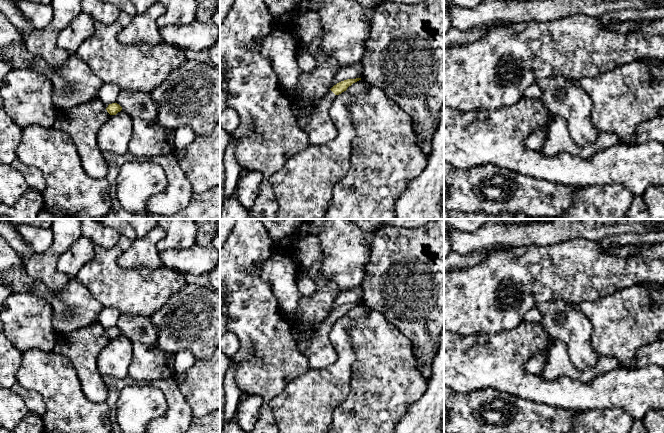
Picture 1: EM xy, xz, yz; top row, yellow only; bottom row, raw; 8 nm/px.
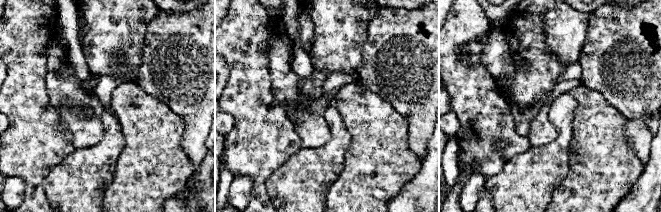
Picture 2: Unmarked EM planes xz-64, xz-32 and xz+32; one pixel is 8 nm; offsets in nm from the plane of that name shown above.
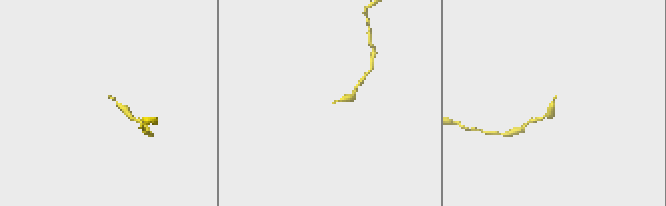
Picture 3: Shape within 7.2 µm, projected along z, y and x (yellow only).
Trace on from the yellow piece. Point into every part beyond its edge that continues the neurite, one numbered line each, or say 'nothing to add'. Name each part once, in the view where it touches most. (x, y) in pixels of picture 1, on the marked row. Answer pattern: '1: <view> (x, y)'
1: xz (320, 128)

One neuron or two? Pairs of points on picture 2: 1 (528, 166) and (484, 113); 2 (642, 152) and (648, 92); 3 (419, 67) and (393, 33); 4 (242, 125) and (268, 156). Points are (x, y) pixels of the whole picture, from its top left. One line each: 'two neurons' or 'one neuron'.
1: two neurons
2: two neurons
3: one neuron
4: one neuron

